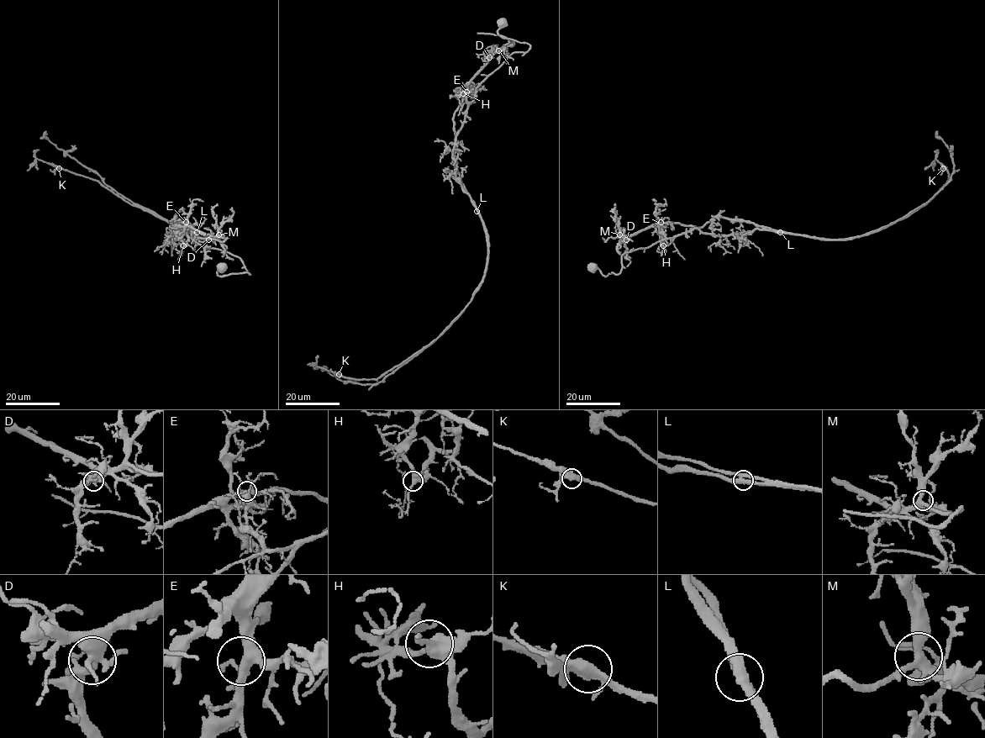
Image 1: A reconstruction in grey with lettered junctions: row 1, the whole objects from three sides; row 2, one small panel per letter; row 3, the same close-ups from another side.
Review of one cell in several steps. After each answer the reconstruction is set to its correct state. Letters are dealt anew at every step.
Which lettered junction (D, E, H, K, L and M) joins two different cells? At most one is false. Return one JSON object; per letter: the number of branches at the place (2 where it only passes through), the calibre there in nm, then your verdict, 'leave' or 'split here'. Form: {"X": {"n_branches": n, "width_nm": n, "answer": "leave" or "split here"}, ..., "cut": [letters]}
{"D": {"n_branches": 4, "width_nm": 420, "answer": "leave"}, "E": {"n_branches": 4, "width_nm": 400, "answer": "leave"}, "H": {"n_branches": 4, "width_nm": 440, "answer": "leave"}, "K": {"n_branches": 4, "width_nm": 360, "answer": "leave"}, "L": {"n_branches": 4, "width_nm": 360, "answer": "split here"}, "M": {"n_branches": 4, "width_nm": 360, "answer": "leave"}, "cut": ["L"]}

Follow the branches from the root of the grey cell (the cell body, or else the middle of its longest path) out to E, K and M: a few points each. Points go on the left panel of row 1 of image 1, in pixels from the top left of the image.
E: (222, 266), (219, 264), (218, 270), (220, 276), (250, 274), (239, 257), (197, 242), (195, 232), (186, 222)
K: (222, 266), (220, 276), (250, 274), (181, 229), (172, 235), (204, 234), (59, 168)
M: (222, 266), (220, 276), (250, 274), (239, 257), (197, 242), (187, 224), (208, 236), (218, 234)

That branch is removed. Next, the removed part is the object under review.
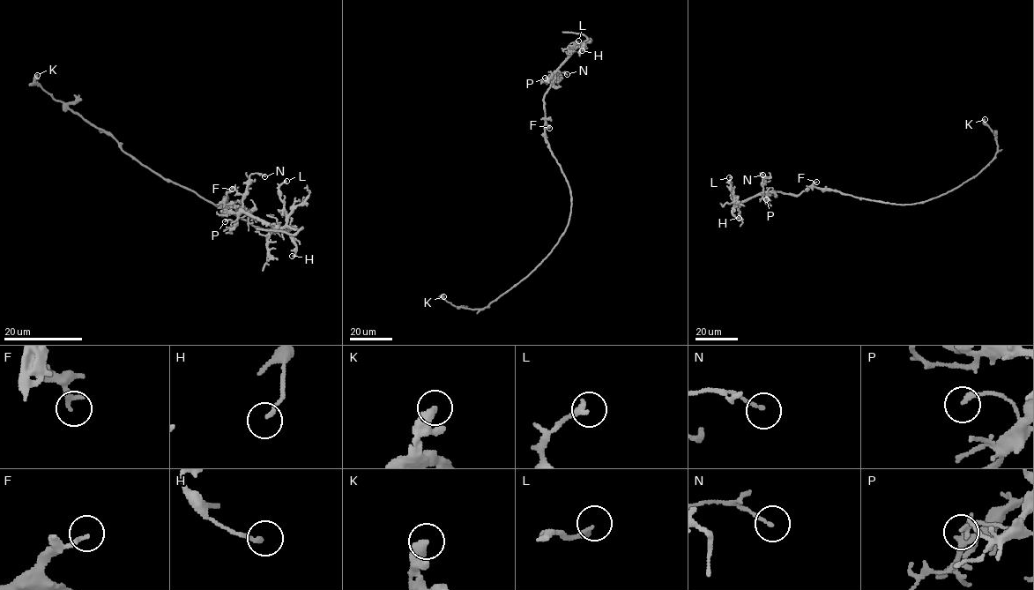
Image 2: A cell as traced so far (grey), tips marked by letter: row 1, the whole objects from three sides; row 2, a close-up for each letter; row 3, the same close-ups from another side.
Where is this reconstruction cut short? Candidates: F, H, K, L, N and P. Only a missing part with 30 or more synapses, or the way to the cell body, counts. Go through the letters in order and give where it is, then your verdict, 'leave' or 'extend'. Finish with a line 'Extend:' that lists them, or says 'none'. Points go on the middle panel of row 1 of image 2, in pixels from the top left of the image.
F: (549, 128) | leave
H: (582, 50) | leave
K: (443, 296) | leave
L: (578, 41) | leave
N: (567, 74) | leave
P: (545, 78) | leave
Extend: none

